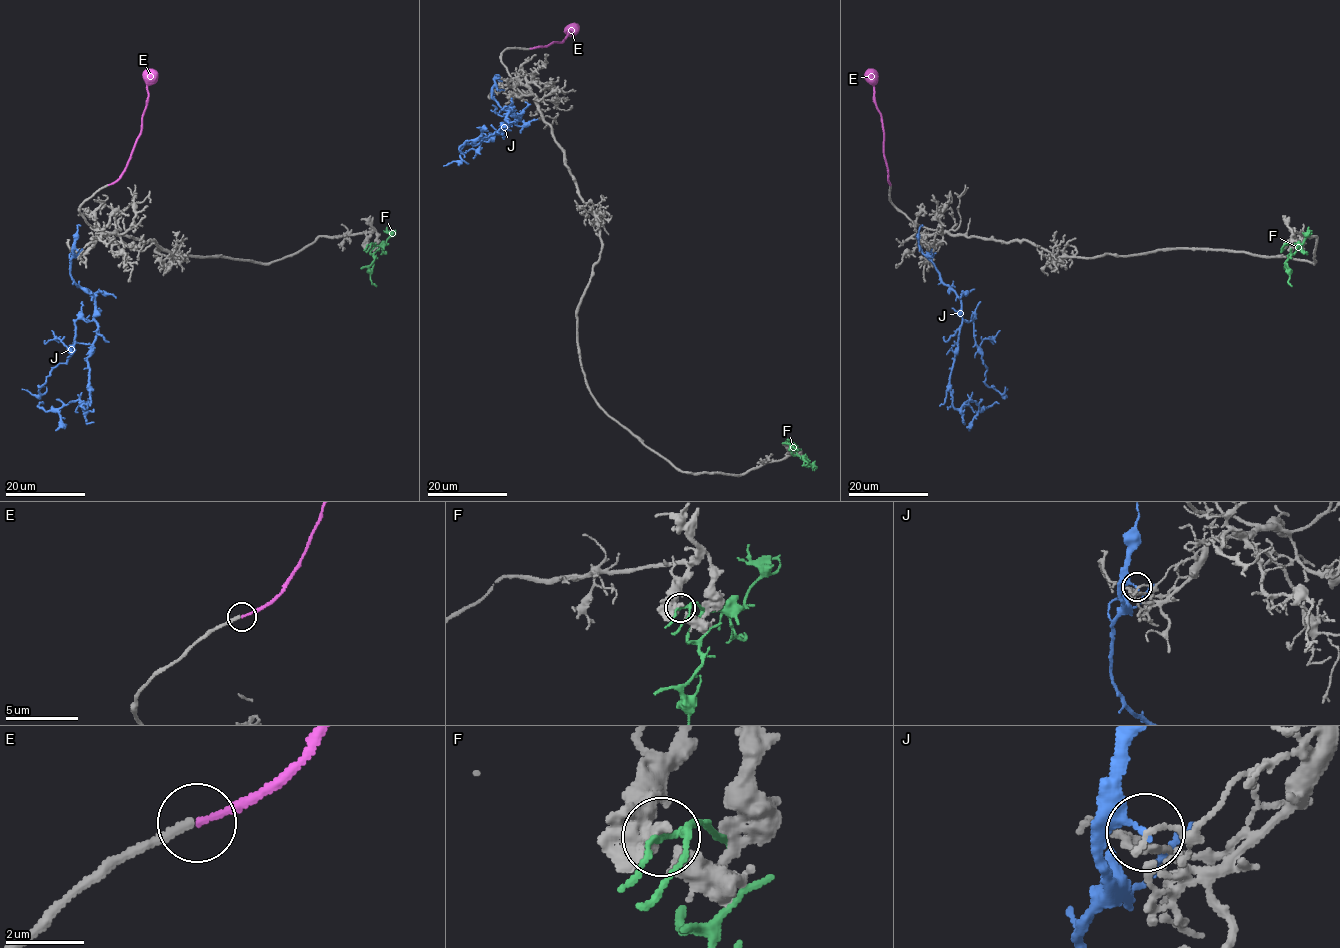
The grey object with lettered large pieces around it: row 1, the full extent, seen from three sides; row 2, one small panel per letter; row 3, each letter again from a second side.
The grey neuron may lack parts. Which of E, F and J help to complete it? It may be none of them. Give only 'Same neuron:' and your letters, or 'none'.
Same neuron: E

